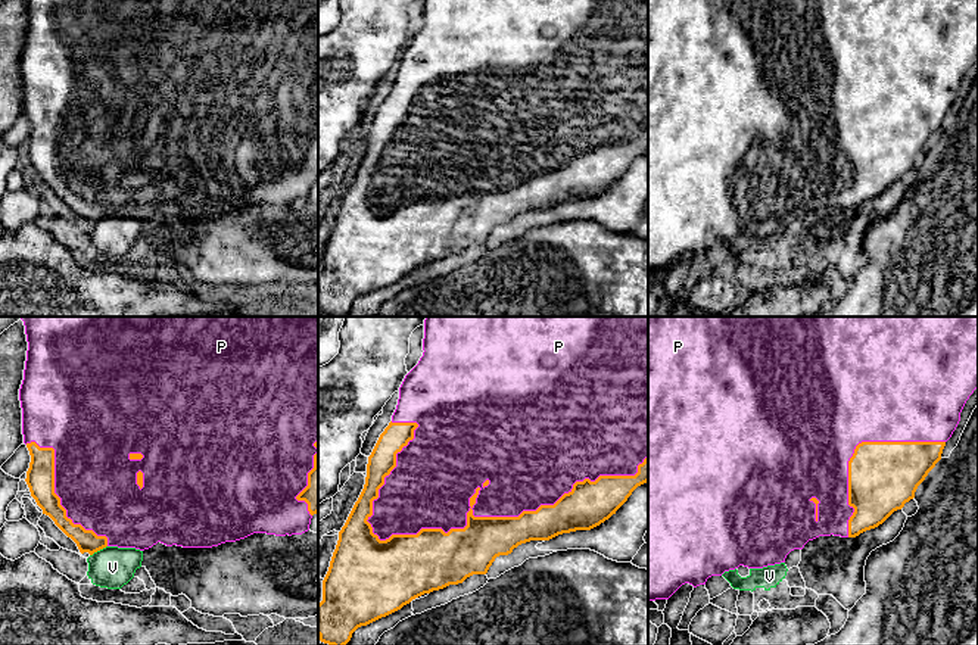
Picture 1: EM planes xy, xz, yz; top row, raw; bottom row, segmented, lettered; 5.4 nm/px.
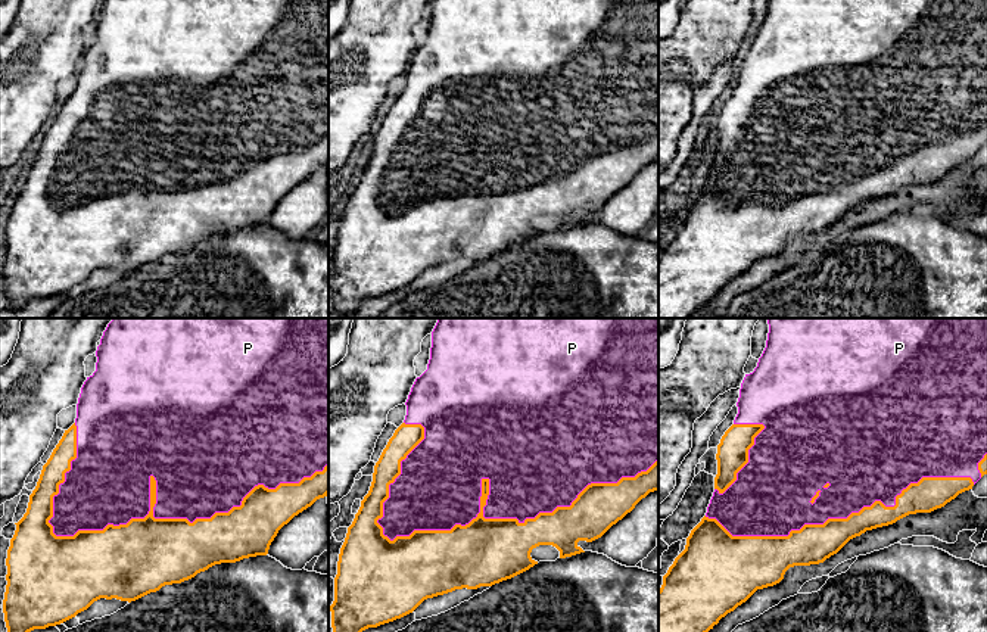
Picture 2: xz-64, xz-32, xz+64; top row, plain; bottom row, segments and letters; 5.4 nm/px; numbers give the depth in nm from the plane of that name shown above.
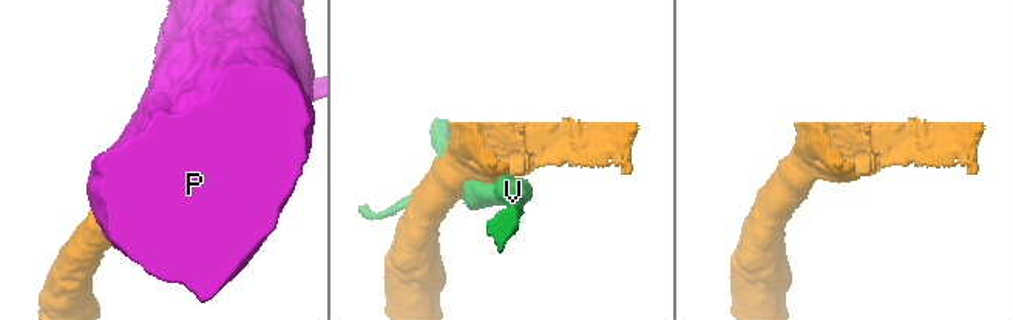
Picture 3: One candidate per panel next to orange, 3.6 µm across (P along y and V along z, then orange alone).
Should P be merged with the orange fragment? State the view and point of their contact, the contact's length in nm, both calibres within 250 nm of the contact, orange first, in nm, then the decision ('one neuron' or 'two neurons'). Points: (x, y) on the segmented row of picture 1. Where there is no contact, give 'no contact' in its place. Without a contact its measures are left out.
meets orange in xz at (501, 517); contact 1550 nm long; 260 nm thick on the orange side, 360 nm on the other; one neuron

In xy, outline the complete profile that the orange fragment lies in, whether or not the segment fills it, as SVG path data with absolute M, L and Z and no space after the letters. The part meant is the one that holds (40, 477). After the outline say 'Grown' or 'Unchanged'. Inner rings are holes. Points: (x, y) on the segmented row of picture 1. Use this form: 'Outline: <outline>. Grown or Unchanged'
Outline: M21 317L21 320L28 342L24 380L19 389L24 443L31 455L25 482L43 514L49 515L77 543L81 554L93 555L106 546L144 551L158 542L166 546L212 548L253 533L292 536L309 530L311 518L318 512L318 317Z. Grown

